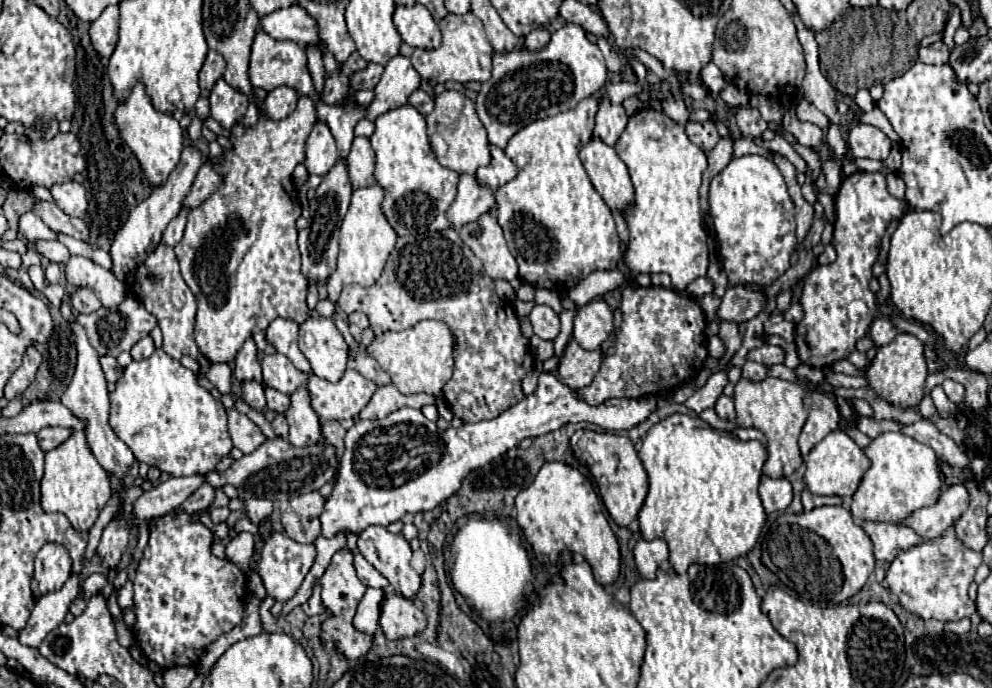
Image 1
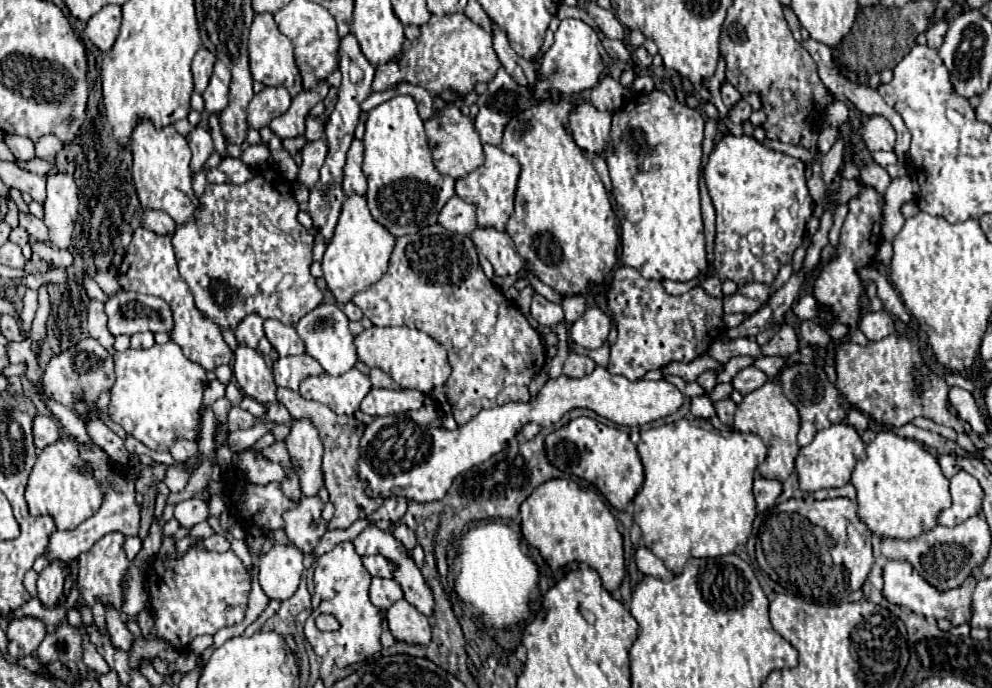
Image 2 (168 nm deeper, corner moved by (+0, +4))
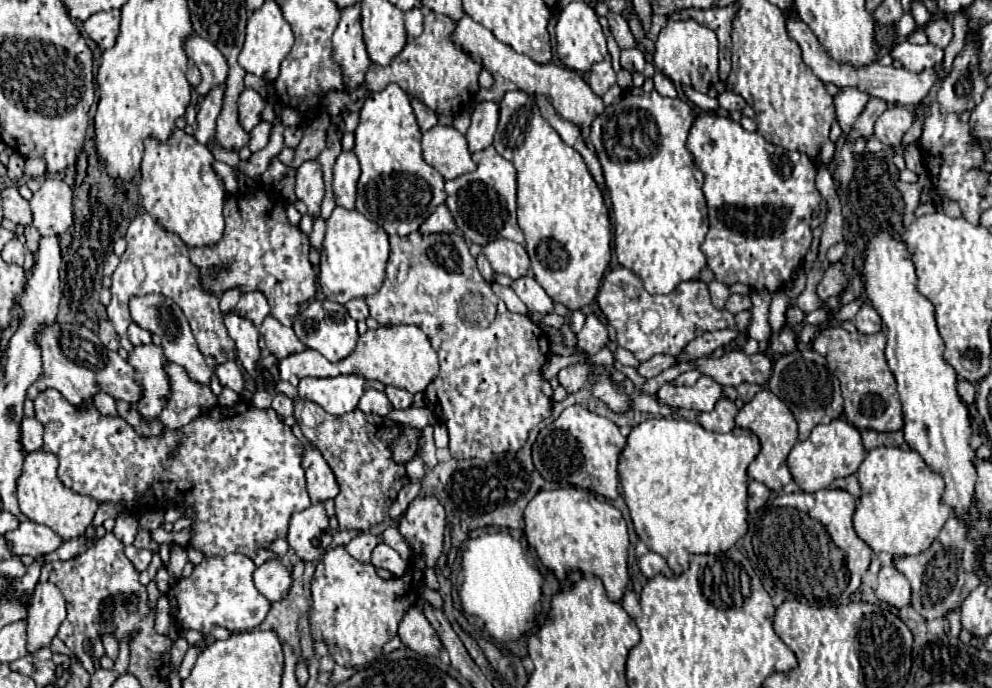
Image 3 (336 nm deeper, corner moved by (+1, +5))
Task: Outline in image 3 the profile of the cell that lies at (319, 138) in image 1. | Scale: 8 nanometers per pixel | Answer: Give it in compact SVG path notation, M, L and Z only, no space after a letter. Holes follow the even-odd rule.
M306 160L296 172L296 196L308 206L308 214L318 218L324 198L324 180L318 160Z

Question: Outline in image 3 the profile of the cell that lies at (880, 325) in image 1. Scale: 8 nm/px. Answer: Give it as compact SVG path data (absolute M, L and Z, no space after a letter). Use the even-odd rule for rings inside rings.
M864 304L864 306L860 308L860 312L858 312L856 318L854 318L854 324L856 324L858 332L862 332L862 334L882 332L882 318L880 318L878 312L874 310L874 306L870 306L870 304Z

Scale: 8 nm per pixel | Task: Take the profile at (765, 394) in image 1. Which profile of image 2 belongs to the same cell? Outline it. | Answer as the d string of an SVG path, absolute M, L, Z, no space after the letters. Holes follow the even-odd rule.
M767 381L763 387L759 387L759 389L751 391L749 395L745 395L743 403L737 407L733 429L755 433L767 445L767 459L757 467L761 477L785 481L793 473L795 457L799 453L799 445L797 445L799 413L797 413L797 407L783 395L779 383Z

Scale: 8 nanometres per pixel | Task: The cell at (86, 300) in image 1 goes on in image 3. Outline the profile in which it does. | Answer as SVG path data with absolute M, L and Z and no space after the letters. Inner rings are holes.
M104 318L104 320L100 320L98 322L98 336L100 336L100 340L102 340L102 344L106 346L106 348L110 348L110 350L118 350L118 336L116 336L116 332L114 332L114 326L112 326L112 322L108 320L108 318Z

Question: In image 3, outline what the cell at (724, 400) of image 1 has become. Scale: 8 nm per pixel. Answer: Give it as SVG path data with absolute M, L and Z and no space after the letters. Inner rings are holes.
M720 398L714 406L712 412L704 412L698 416L698 424L704 426L706 430L714 430L714 432L730 432L736 424L734 424L734 416L736 416L738 408L734 406L732 400L728 398Z

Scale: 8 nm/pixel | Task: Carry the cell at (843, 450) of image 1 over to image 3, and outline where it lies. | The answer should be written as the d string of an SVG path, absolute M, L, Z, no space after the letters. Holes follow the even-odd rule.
M838 418L830 424L820 424L812 430L810 438L804 442L798 442L790 454L788 454L788 466L796 480L796 484L804 492L818 492L826 488L836 478L846 478L858 470L866 456L866 450L862 446L862 438L856 426L846 422L844 418Z

